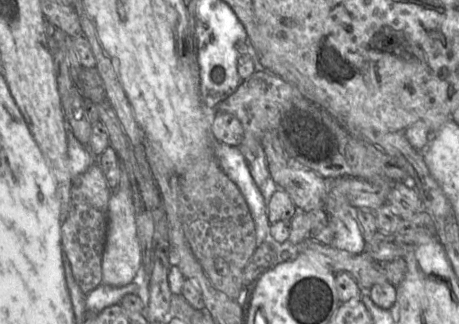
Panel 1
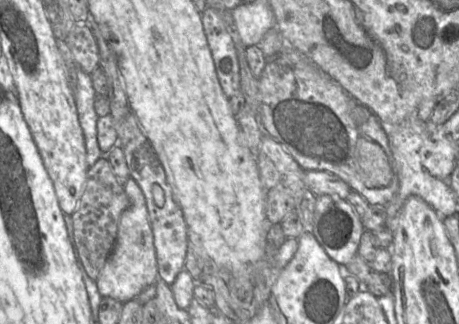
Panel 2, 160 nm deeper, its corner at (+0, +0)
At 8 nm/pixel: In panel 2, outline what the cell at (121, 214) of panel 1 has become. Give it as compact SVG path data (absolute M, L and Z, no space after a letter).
M131 177L123 188L128 198L128 206L121 215L114 248L96 280L102 297L110 297L121 303L134 299L144 288L155 284L158 278L154 237L145 197Z

